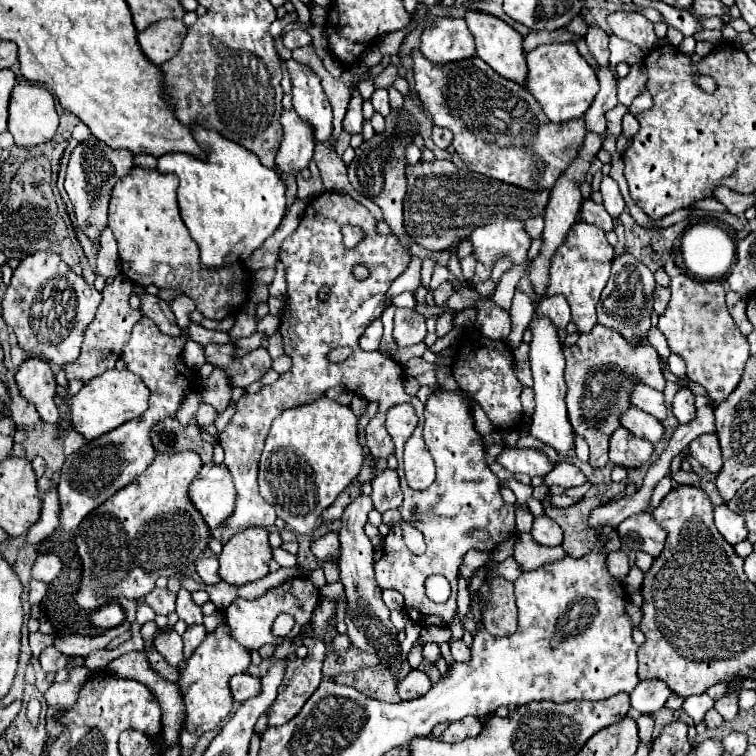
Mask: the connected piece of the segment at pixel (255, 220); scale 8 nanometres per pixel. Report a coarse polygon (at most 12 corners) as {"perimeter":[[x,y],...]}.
{"perimeter":[[216,130],[206,160],[158,158],[202,262],[246,260],[280,226],[286,184]]}

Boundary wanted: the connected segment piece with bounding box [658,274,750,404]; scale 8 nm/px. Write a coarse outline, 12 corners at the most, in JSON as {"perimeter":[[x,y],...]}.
{"perimeter":[[672,278],[658,328],[718,404],[748,342],[720,282]]}

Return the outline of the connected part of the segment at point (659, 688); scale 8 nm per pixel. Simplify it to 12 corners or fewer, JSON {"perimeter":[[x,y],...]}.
{"perimeter":[[642,680],[630,694],[632,708],[654,714],[672,690],[662,680]]}

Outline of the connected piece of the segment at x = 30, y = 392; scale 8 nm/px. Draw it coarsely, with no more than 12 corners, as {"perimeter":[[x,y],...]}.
{"perimeter":[[24,360],[16,372],[20,394],[44,422],[60,418],[56,380],[48,362]]}

